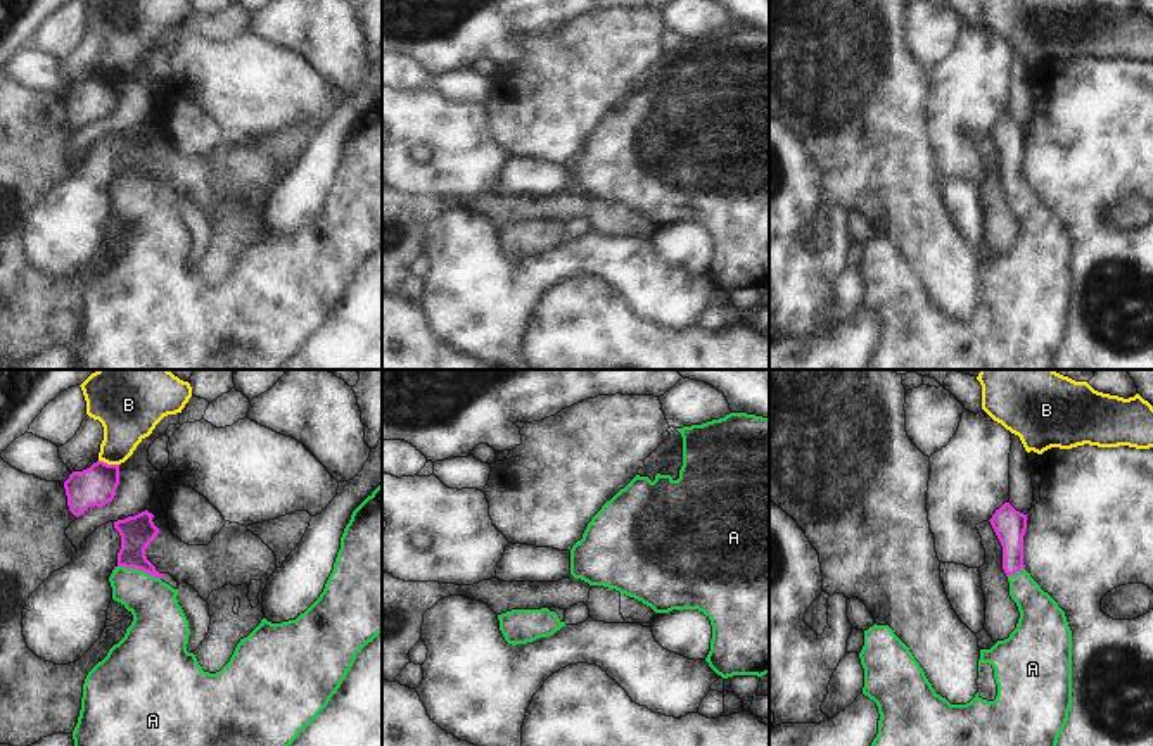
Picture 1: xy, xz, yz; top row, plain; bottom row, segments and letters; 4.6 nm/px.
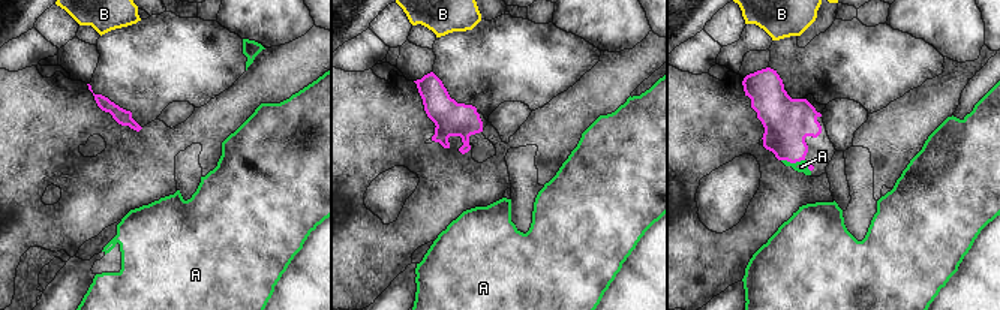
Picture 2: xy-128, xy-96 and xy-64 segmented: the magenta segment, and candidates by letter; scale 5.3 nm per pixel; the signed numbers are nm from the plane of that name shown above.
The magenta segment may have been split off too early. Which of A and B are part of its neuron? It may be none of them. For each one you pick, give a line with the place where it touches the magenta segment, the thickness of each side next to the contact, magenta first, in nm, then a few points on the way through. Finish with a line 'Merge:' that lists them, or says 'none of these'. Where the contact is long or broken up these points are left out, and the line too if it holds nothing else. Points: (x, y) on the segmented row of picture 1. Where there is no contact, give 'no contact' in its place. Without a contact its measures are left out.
A: meets magenta in xy at (137, 568); 160 nm thick on the magenta side, 240 nm on the other; runs through xy (137, 532), (137, 568), (137, 584), (158, 617)
Merge: A

